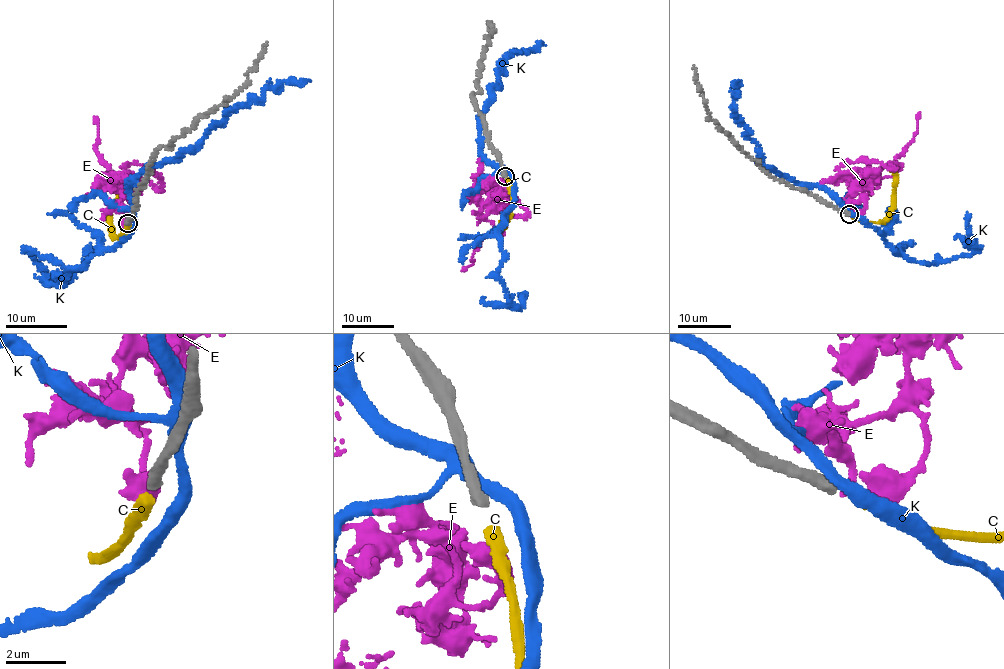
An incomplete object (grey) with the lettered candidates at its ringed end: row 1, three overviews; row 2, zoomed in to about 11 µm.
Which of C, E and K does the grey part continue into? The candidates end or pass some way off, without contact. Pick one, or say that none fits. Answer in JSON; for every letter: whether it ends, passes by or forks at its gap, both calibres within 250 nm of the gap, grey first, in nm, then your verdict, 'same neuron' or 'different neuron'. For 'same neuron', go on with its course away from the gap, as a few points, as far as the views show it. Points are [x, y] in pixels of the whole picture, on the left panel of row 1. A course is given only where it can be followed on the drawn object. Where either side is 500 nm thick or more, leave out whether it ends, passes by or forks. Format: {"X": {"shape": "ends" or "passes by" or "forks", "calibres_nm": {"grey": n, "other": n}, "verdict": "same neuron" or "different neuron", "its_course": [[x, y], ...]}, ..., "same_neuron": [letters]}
{"C": {"shape": "ends", "calibres_nm": {"grey": 380, "other": 360}, "verdict": "same neuron", "its_course": [[126, 224], [123, 233], [115, 238], [109, 223], [109, 209], [129, 177]]}, "E": {"calibres_nm": {"grey": 380, "other": 750}, "verdict": "different neuron"}, "K": {"shape": "passes by", "calibres_nm": {"grey": 380, "other": 360}, "verdict": "different neuron"}, "same_neuron": ["C"]}

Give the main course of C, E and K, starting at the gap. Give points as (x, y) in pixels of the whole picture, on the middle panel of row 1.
C: (505, 179), (511, 207), (504, 221), (499, 224), (501, 227), (500, 223)
E: (505, 182), (508, 191), (495, 195), (498, 201), (484, 216), (501, 233), (526, 208), (475, 174)
K: (508, 175), (482, 154), (484, 106), (499, 83), (506, 59), (545, 45)

